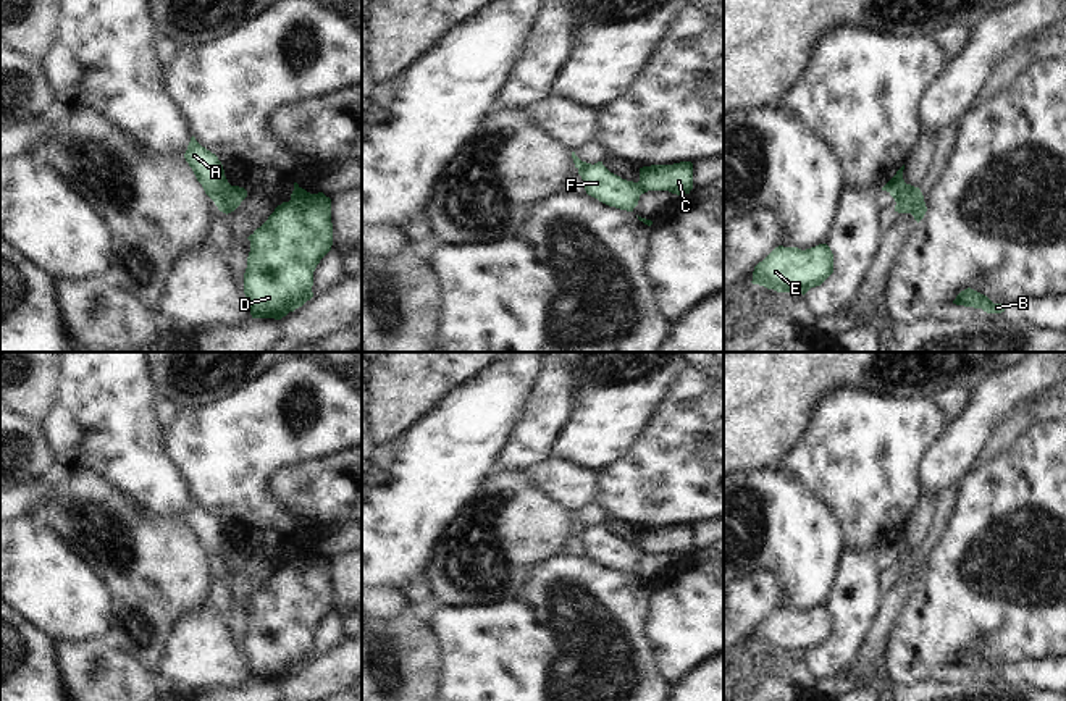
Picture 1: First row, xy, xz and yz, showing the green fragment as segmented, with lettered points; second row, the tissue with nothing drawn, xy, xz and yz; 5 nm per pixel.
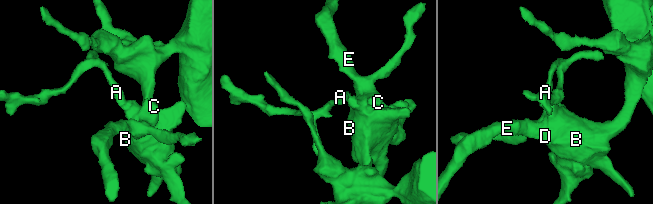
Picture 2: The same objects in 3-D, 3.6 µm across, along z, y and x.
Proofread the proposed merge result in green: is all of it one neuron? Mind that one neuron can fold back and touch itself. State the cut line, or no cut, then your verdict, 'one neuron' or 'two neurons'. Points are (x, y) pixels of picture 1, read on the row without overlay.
cut in xy along (228, 545), (226, 556), (217, 567); two neurons

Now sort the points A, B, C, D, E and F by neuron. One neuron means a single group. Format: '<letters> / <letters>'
A / B C D E F

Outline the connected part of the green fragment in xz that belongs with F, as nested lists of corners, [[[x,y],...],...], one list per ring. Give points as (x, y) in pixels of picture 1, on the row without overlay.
[[[602,523],[578,530],[588,557],[620,572],[633,573],[648,552],[669,552],[682,557],[693,551],[693,525],[651,527],[640,530],[640,543],[627,543],[611,535]]]

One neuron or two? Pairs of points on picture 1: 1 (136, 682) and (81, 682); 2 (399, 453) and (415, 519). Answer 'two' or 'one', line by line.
1: one
2: one

